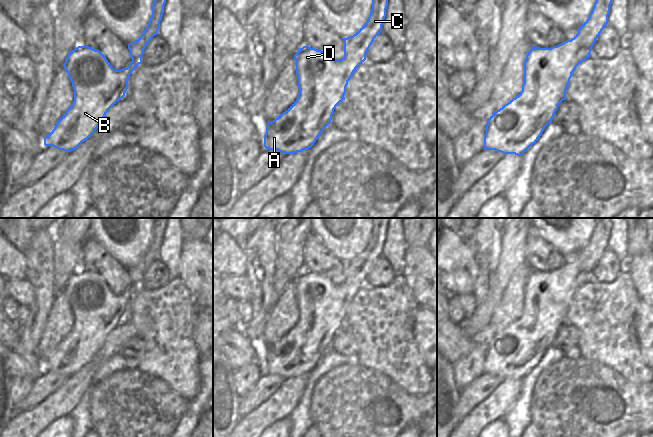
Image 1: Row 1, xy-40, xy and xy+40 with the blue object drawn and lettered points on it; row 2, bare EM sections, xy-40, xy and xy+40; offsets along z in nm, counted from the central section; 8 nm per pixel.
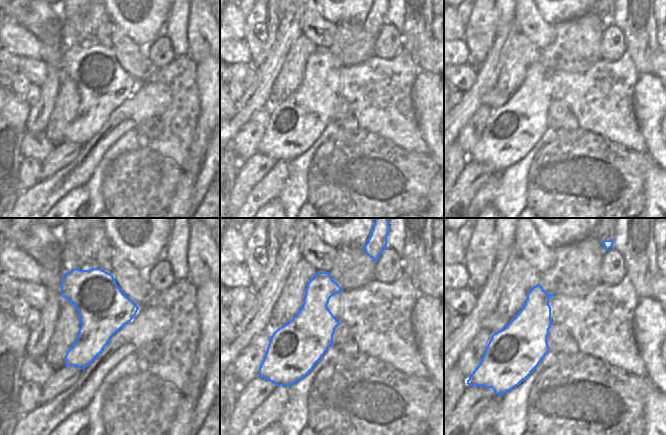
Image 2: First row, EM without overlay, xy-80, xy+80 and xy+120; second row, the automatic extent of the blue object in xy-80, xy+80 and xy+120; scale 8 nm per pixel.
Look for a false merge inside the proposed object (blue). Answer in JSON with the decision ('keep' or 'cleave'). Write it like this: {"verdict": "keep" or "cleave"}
{"verdict": "keep"}

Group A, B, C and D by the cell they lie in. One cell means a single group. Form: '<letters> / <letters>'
A B C D

